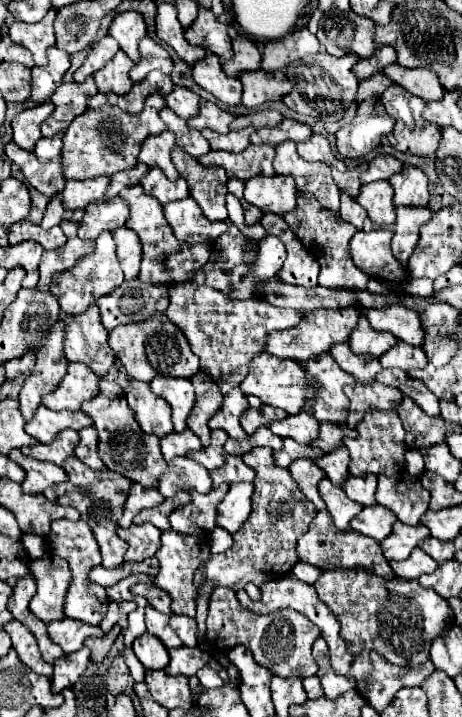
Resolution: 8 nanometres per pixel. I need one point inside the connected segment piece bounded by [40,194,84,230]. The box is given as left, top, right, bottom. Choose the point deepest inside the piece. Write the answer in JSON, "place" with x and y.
{"place":[55,213]}

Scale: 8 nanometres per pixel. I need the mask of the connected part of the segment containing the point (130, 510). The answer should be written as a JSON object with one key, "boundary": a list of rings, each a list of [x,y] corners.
{"boundary":[[[132,484],[130,488],[130,494],[128,494],[128,500],[124,504],[124,516],[118,520],[118,526],[120,528],[128,528],[132,524],[132,518],[136,514],[140,514],[142,510],[146,508],[156,508],[164,502],[166,498],[160,496],[160,490],[156,486],[152,488],[144,488],[140,484]]]}

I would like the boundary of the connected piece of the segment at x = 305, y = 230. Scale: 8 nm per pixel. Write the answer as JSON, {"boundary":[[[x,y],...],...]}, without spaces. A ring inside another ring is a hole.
{"boundary":[[[308,192],[298,194],[296,212],[288,212],[288,216],[284,216],[284,220],[288,222],[288,226],[292,228],[296,238],[304,244],[304,248],[308,252],[312,252],[312,256],[316,256],[316,260],[320,262],[320,266],[322,266],[320,278],[318,278],[320,286],[360,288],[360,284],[364,284],[364,280],[366,280],[364,272],[352,262],[350,250],[348,250],[348,242],[356,234],[356,228],[352,228],[352,224],[338,218],[334,212],[322,208],[320,202],[316,200],[316,196],[308,194]]]}

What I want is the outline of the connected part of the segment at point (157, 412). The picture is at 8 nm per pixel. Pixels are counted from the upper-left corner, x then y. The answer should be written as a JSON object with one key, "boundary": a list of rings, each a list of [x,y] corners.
{"boundary":[[[116,360],[112,372],[108,372],[108,376],[104,378],[110,378],[110,380],[118,380],[122,384],[122,390],[126,394],[126,400],[128,400],[128,406],[134,410],[136,414],[136,420],[140,424],[140,428],[146,432],[146,434],[154,434],[158,438],[166,438],[170,432],[172,432],[172,420],[170,420],[170,408],[168,408],[168,402],[166,400],[160,400],[160,396],[156,396],[148,384],[140,384],[136,380],[128,380],[128,376],[124,374],[124,368],[120,368],[120,362]]]}

